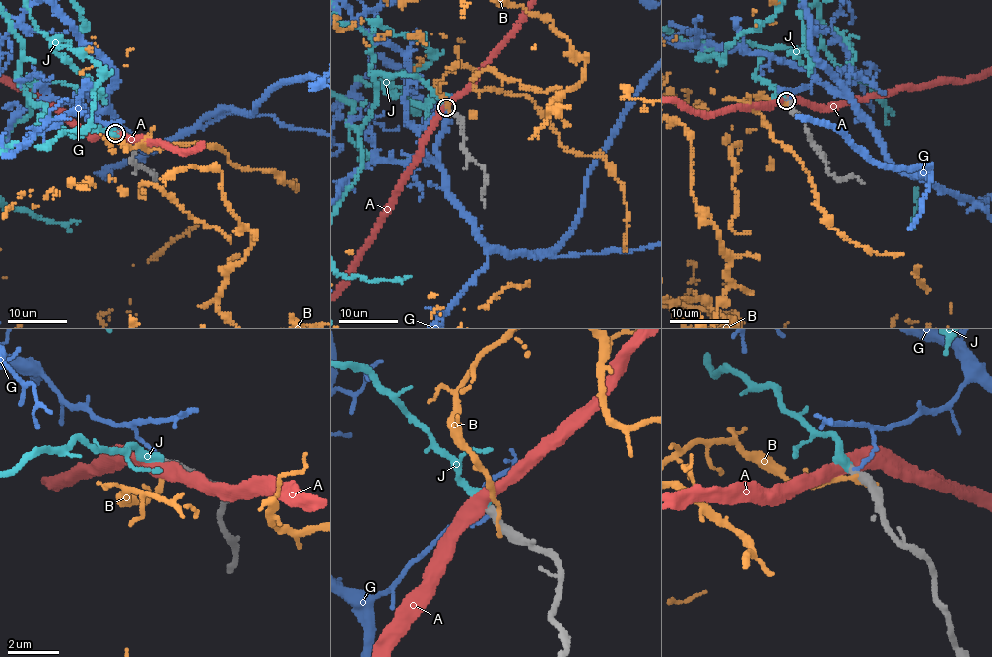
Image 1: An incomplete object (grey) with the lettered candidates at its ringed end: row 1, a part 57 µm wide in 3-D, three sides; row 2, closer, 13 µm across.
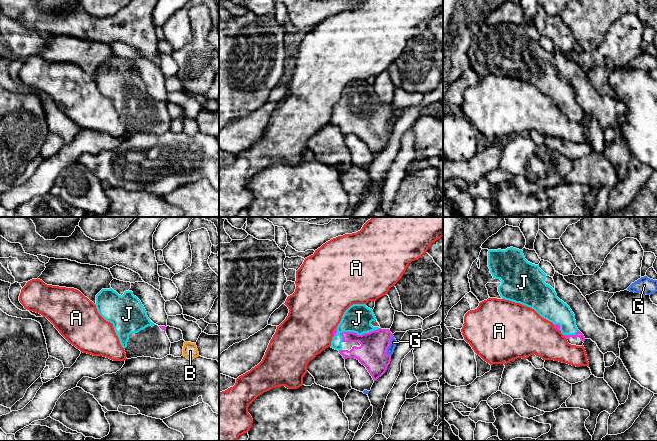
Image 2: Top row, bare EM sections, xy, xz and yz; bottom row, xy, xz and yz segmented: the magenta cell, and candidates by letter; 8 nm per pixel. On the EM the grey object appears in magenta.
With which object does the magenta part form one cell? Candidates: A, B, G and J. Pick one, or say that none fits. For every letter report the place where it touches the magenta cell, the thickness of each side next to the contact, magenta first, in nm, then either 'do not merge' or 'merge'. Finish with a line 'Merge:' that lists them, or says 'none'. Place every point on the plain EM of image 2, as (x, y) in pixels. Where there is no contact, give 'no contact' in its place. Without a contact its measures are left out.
A: contact yz (564, 112); calibres 50 and 300 nm; do not merge
B: no contact; do not merge
G: contact xz (389, 120); calibres 240 and 60 nm; do not merge
J: contact xz (359, 111); calibres 240 and 220 nm; merge
Merge: J

